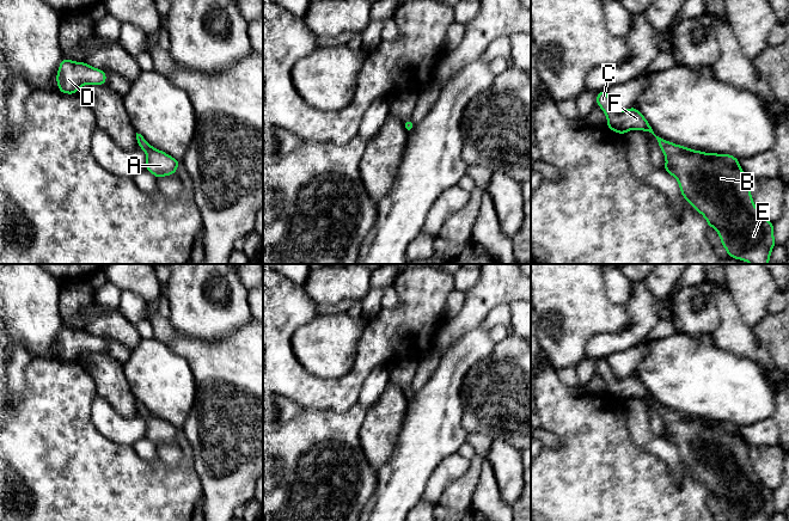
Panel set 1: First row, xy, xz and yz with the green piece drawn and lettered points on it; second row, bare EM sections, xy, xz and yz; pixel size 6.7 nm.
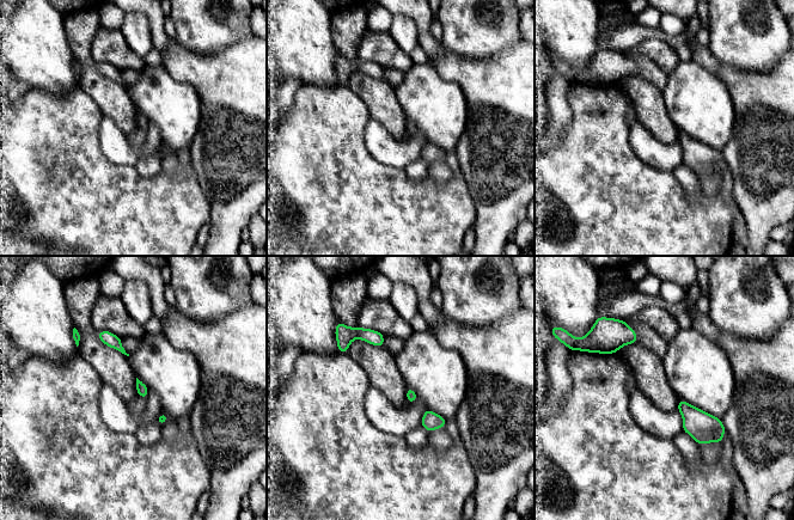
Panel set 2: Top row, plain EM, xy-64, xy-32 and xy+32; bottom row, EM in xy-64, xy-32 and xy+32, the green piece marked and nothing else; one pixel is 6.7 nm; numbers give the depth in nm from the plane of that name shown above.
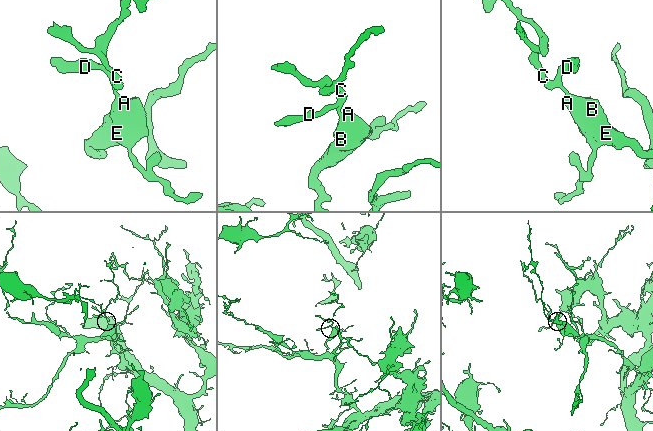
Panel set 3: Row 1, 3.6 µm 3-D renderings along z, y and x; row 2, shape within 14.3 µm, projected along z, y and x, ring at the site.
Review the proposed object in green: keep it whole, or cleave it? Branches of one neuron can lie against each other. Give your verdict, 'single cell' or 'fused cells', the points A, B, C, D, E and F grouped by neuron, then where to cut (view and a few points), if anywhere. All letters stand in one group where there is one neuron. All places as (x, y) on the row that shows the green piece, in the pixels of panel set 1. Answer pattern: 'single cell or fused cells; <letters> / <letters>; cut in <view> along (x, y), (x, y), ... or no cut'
single cell; A B C D E F; no cut

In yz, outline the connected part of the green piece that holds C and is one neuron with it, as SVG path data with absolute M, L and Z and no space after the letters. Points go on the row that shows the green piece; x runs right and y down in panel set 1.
M607 91L597 93L597 105L605 112L608 129L622 135L632 129L652 134L665 154L666 165L663 170L677 178L684 200L689 201L705 217L709 227L717 231L729 257L751 264L767 264L770 262L771 251L776 245L773 222L766 220L754 206L750 179L741 170L739 159L730 154L692 151L661 139L636 108L631 106L628 110L617 111L608 98Z

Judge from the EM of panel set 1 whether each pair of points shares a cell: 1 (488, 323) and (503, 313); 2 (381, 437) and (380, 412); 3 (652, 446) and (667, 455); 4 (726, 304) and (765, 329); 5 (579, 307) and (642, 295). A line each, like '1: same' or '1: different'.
1: same
2: same
3: same
4: different
5: different

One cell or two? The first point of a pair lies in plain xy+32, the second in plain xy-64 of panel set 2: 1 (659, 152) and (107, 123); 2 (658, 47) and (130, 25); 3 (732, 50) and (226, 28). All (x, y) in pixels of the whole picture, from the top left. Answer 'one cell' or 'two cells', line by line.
1: one cell
2: two cells
3: one cell

